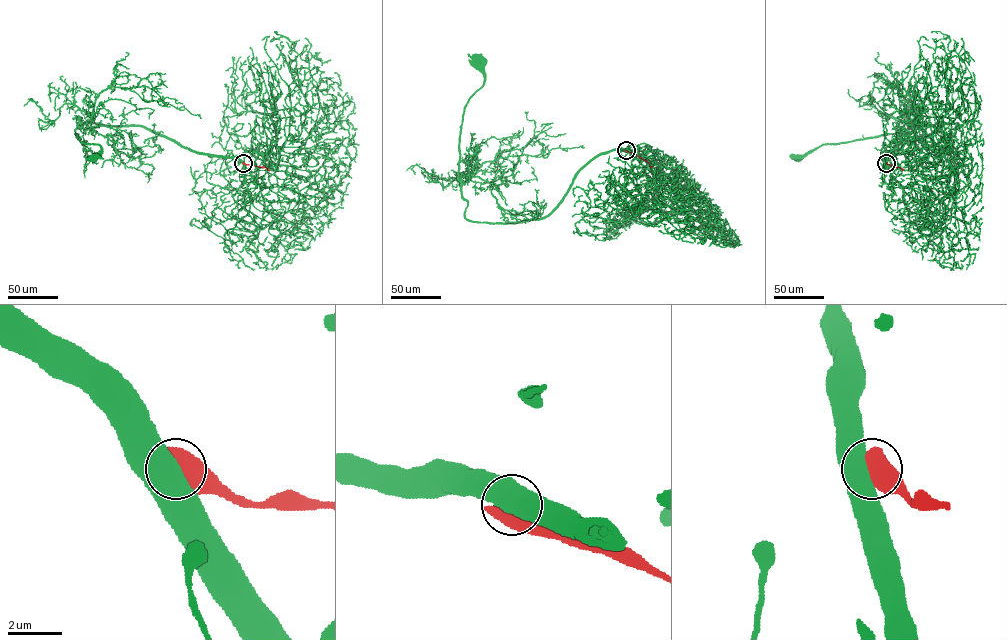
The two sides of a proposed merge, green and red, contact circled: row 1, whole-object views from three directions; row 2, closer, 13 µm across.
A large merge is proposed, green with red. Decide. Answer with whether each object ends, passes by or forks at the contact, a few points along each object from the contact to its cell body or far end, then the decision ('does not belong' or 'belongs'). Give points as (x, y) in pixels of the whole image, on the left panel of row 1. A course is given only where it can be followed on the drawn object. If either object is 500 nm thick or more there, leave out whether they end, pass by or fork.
green runs (243, 163), (237, 157), (200, 154), (138, 126), (82, 123), (75, 129), (76, 136), (101, 148), (93, 157); red runs (243, 163), (269, 170); does not belong

